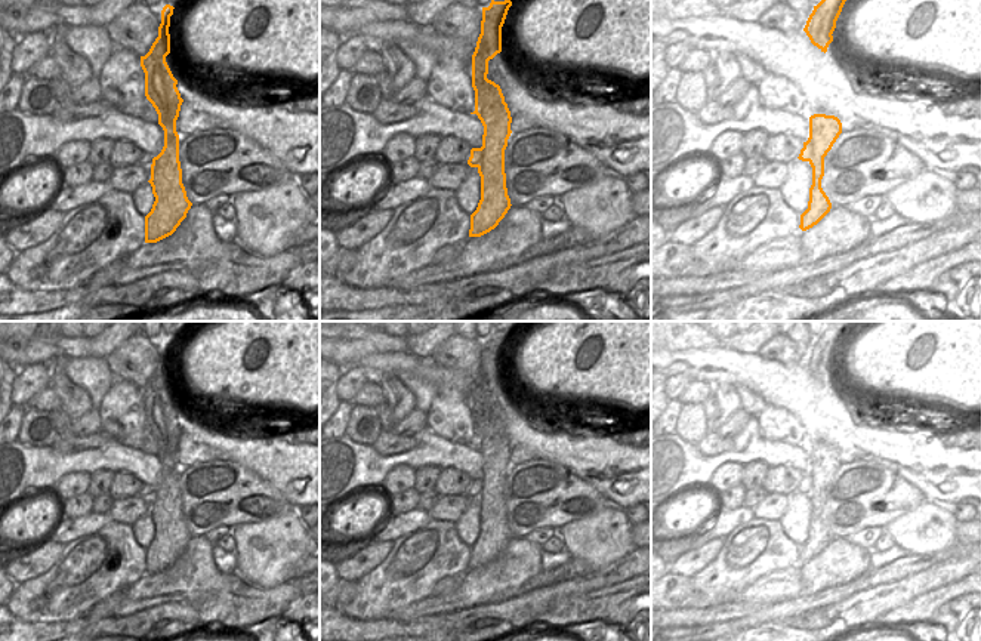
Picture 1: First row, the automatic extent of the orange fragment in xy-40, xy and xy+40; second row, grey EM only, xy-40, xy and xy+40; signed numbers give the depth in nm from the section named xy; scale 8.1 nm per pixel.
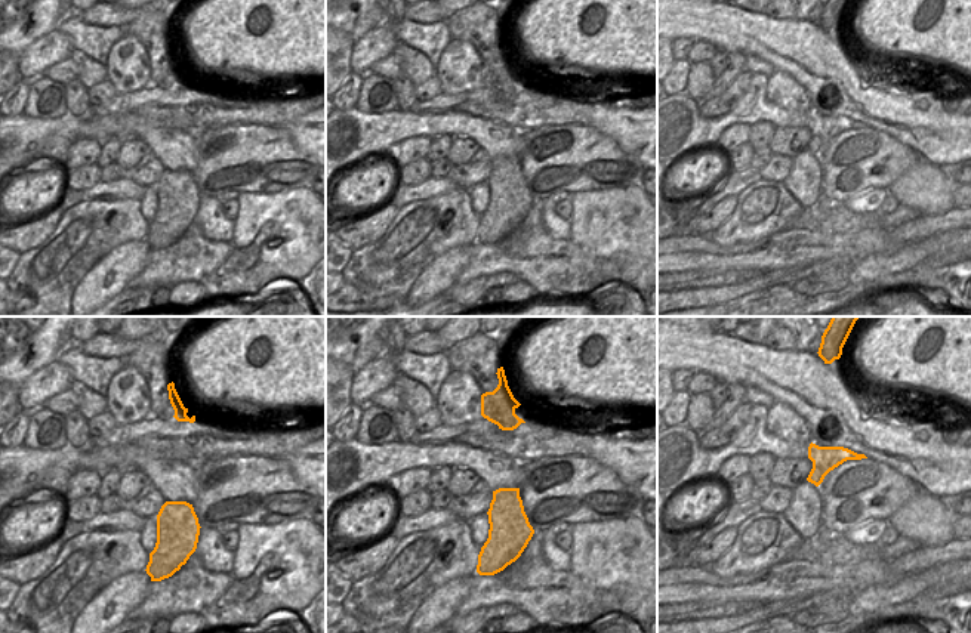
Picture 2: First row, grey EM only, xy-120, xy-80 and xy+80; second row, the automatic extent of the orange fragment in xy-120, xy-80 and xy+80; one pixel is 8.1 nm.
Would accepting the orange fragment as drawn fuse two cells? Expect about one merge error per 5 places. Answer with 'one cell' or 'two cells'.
one cell

